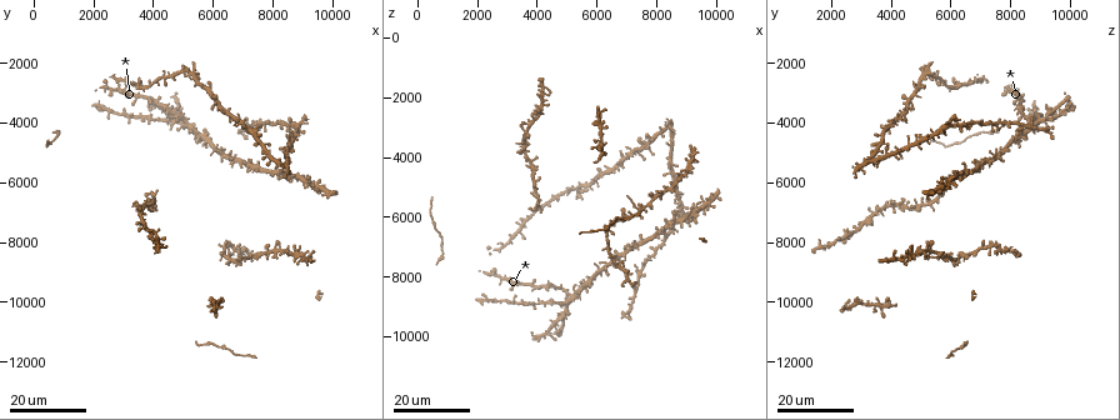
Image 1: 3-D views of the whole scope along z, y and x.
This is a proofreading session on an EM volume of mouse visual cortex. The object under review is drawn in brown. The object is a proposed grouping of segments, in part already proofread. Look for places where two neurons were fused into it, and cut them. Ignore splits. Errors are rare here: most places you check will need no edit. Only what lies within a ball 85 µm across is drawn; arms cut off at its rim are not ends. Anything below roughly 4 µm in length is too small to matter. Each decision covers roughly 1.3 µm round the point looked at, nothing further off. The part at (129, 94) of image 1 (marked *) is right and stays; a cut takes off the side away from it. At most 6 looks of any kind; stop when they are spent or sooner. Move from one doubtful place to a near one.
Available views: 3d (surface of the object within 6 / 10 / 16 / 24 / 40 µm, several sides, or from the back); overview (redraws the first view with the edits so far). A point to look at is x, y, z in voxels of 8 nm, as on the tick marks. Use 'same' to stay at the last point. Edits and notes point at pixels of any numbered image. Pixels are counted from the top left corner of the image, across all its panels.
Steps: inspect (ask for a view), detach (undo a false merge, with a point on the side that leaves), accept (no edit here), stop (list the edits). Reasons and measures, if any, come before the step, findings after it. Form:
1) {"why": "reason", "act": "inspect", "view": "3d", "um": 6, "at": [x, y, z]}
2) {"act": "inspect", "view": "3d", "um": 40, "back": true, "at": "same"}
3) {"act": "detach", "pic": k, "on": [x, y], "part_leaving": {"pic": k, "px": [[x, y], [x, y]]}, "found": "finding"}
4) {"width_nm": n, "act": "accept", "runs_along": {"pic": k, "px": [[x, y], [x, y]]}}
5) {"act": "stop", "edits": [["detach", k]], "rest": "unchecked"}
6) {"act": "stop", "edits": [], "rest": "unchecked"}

{"why": "looks like a crossing", "act": "inspect", "view": "3d", "um": 24, "at": [8800, 8400, 4600]}

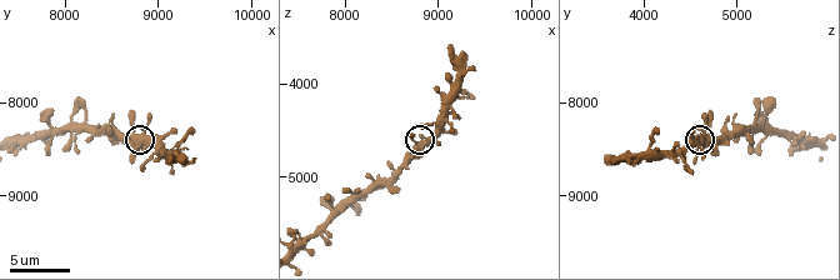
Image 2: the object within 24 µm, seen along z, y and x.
{"why": "zoom in", "act": "inspect", "view": "3d", "um": 10, "at": [8800, 8450, 4650]}

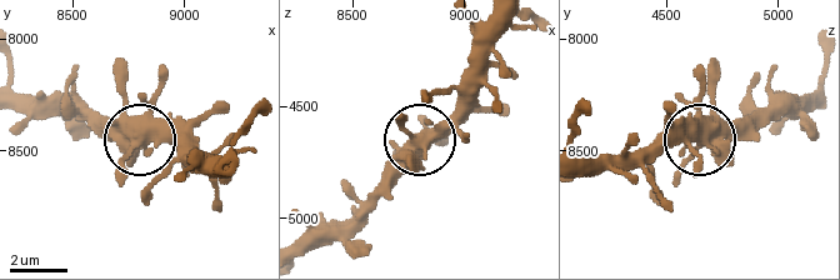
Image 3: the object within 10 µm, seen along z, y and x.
{"side_arm_um": 9, "act": "accept", "found": "all the same neuron"}

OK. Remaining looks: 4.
{"why": "thin arm on a thick one", "act": "inspect", "view": "3d", "um": 10, "at": [8500, 8350, 5100]}

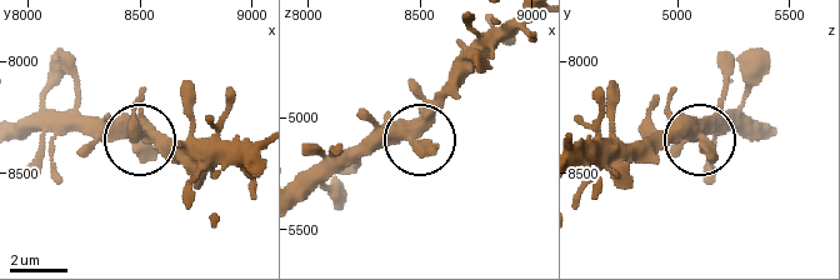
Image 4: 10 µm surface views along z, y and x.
{"side_arm_um": 21, "act": "accept", "found": "all the same neuron"}

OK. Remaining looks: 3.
{"act": "inspect", "view": "3d", "um": 24, "at": [6300, 11500, 6400]}

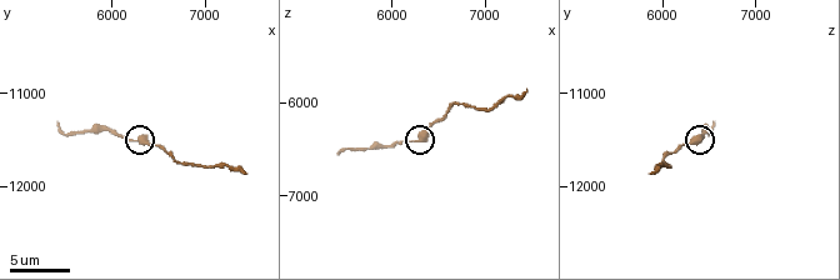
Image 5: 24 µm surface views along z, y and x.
{"act": "inspect", "view": "3d", "um": 10, "at": [6300, 11550, 6400]}

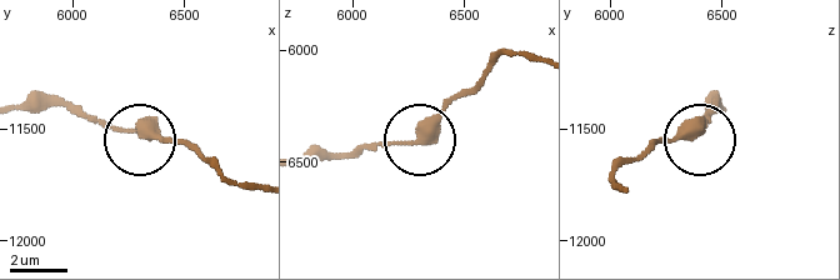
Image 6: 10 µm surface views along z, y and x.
{"act": "accept", "found": "continuous, no second neuron"}

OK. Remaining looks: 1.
{"act": "stop", "edits": [], "rest": "unchecked"}

